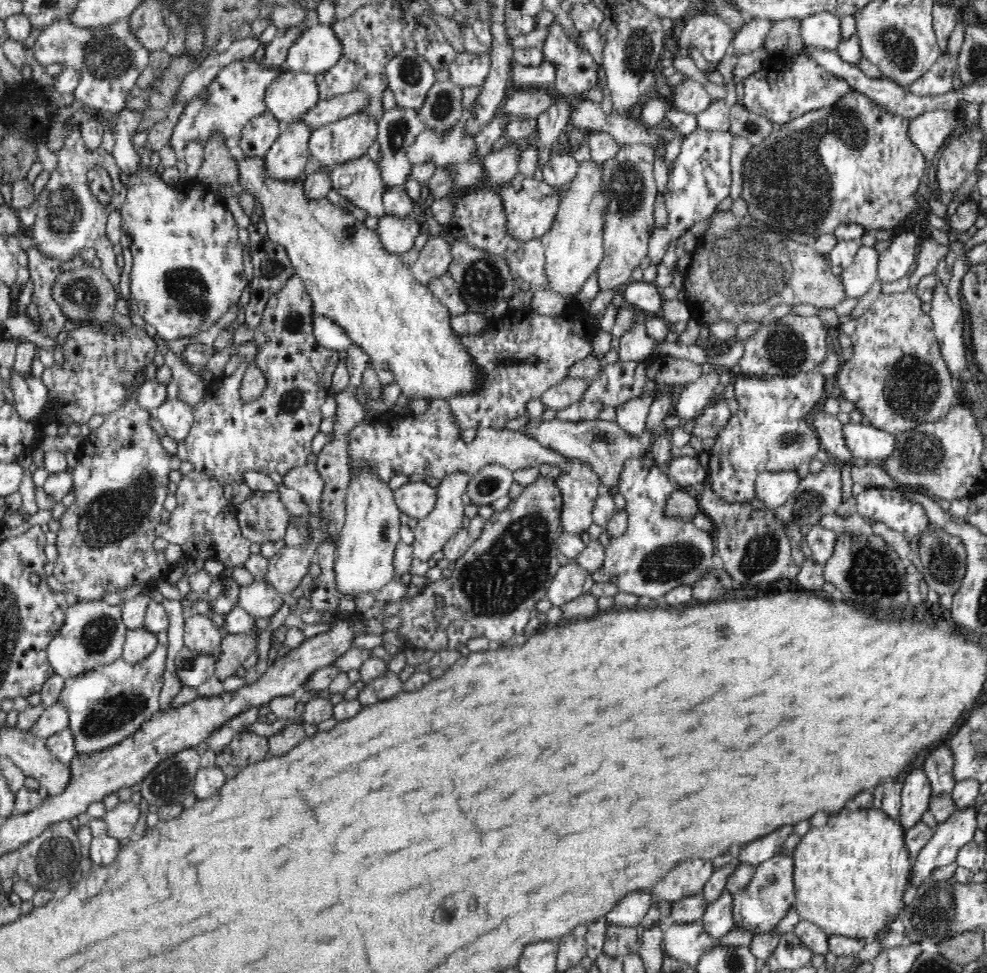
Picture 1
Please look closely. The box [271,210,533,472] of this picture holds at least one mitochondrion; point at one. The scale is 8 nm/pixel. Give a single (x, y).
(483, 281)

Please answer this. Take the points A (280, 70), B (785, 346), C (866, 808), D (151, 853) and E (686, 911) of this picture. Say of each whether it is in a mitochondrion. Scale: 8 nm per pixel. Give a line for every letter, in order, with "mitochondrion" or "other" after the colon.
A: other
B: mitochondrion
C: other
D: other
E: other

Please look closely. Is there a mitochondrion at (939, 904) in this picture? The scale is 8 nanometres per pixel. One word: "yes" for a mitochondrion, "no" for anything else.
yes

